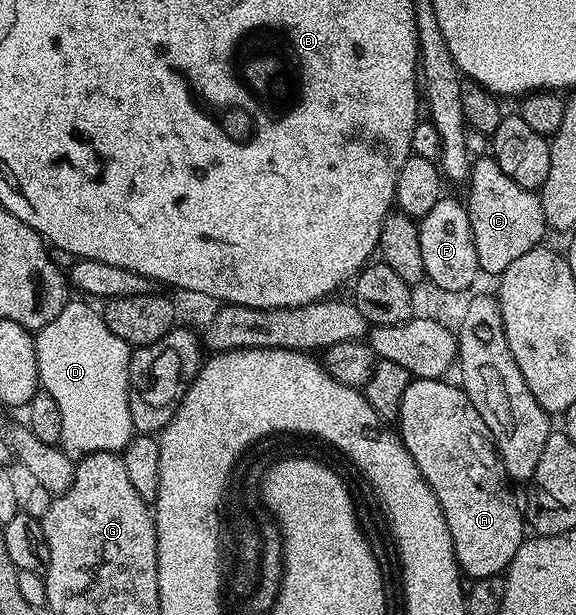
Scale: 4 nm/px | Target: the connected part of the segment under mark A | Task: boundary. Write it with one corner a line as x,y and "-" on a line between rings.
410,379
401,403
399,435
411,458
415,458
415,466
419,466
423,478
427,478
427,486
431,486
431,490
435,490
435,498
439,498
443,518
447,518
447,530
451,530
457,567
470,581
501,576
509,567
511,558
515,558
515,550
519,550
521,543
527,539
525,518
519,504
509,493
511,484
497,454
491,427
481,417
480,410
469,401
467,393
445,383
444,379

